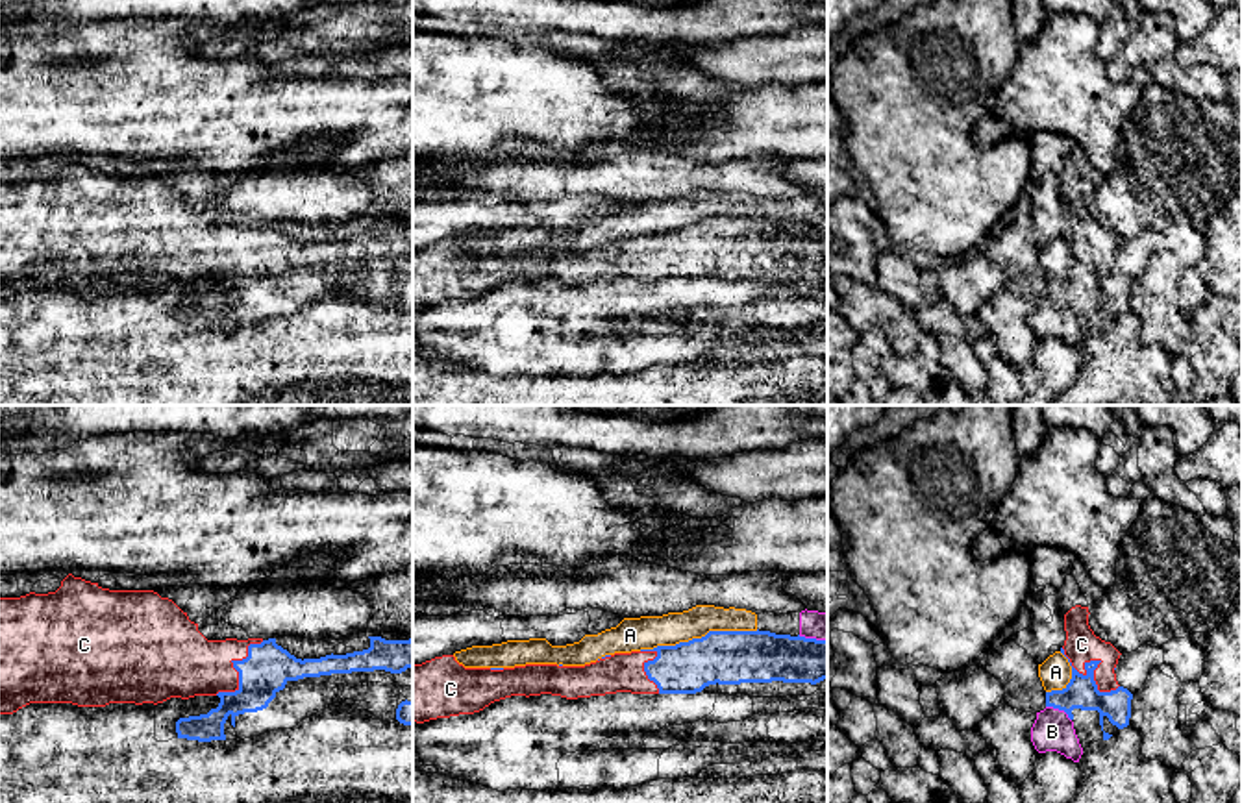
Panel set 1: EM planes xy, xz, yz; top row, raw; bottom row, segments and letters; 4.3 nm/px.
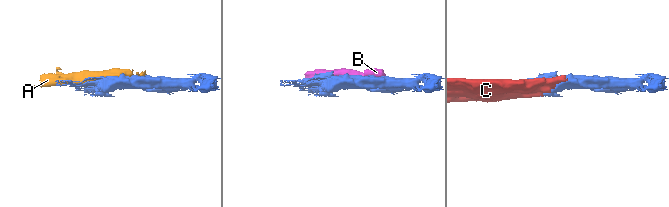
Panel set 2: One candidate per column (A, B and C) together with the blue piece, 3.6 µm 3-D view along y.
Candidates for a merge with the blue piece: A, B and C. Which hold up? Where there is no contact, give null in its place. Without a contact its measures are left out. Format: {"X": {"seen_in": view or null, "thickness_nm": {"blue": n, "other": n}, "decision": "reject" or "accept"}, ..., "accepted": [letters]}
{"A": {"seen_in": "xz", "thickness_nm": {"blue": 240, "other": 140}, "decision": "reject"}, "B": {"seen_in": "yz", "thickness_nm": {"blue": 140, "other": 180}, "decision": "reject"}, "C": {"seen_in": "yz", "thickness_nm": {"blue": 140, "other": 150}, "decision": "accept"}, "accepted": ["C"]}

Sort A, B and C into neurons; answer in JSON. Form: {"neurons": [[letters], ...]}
{"neurons": [["A", "B"], ["C"]]}

